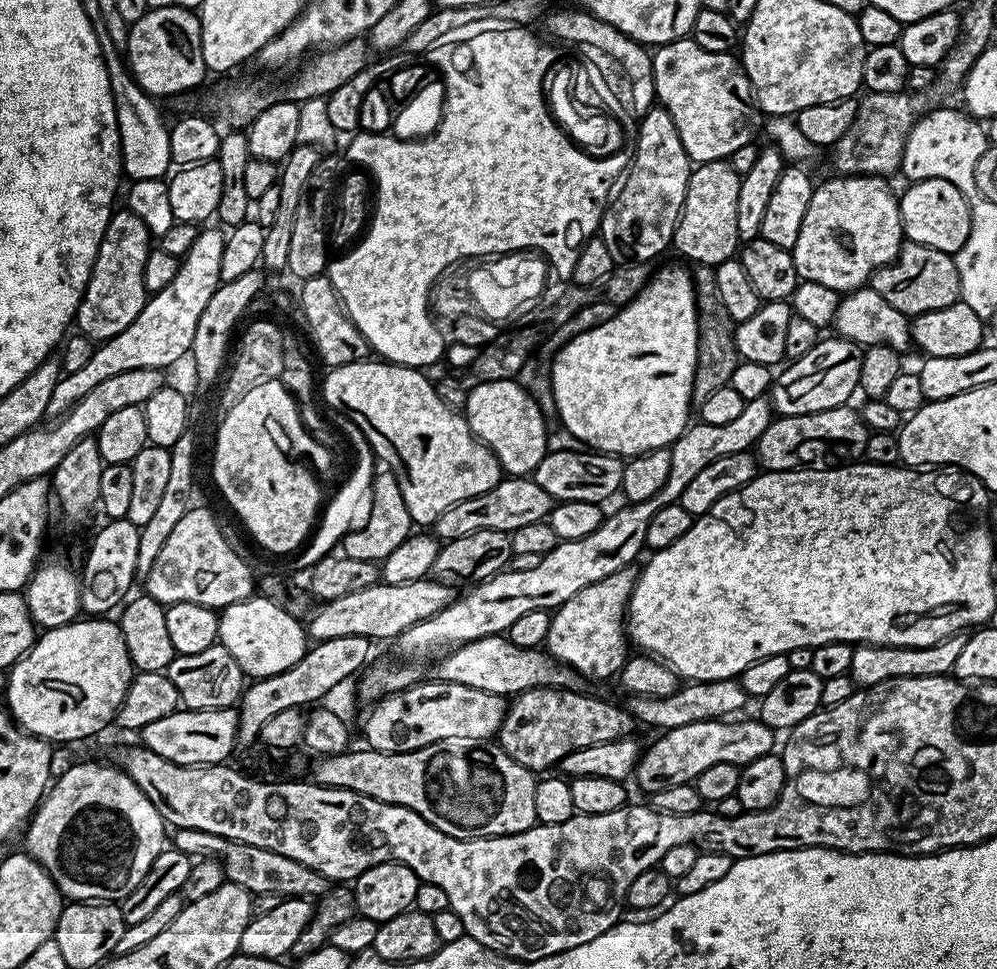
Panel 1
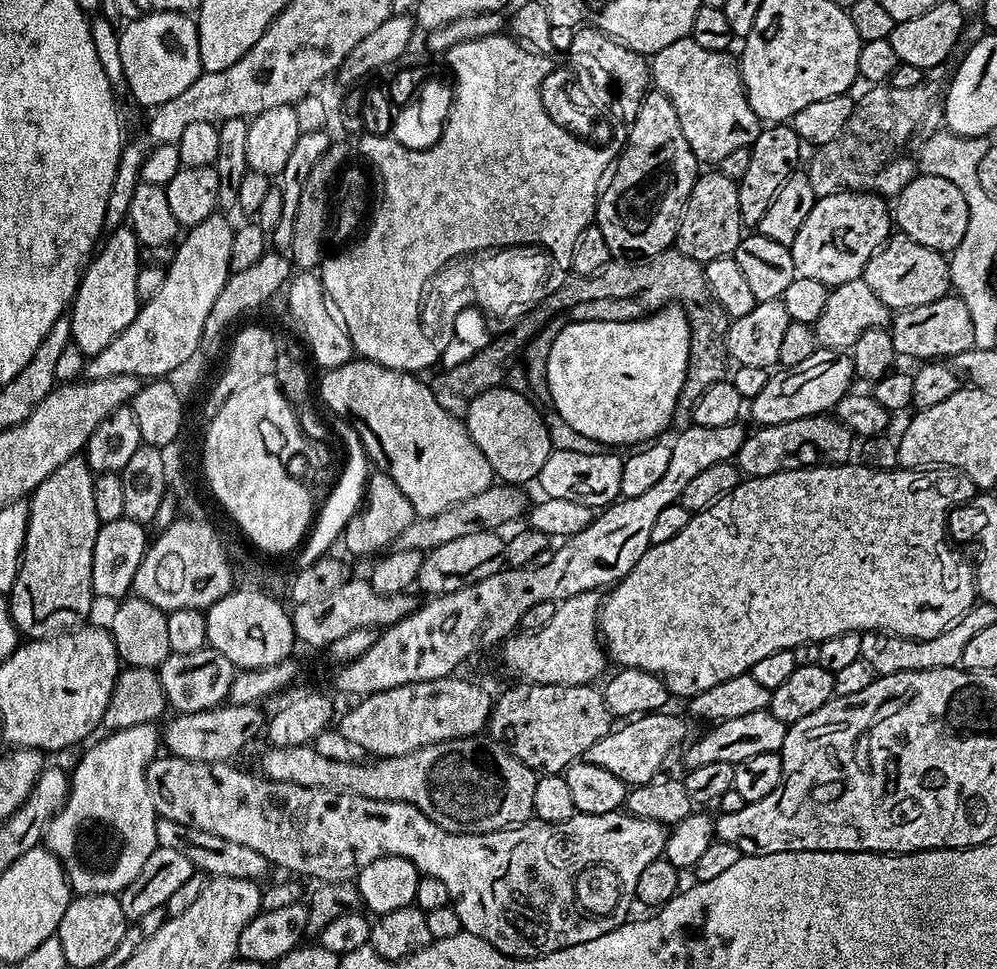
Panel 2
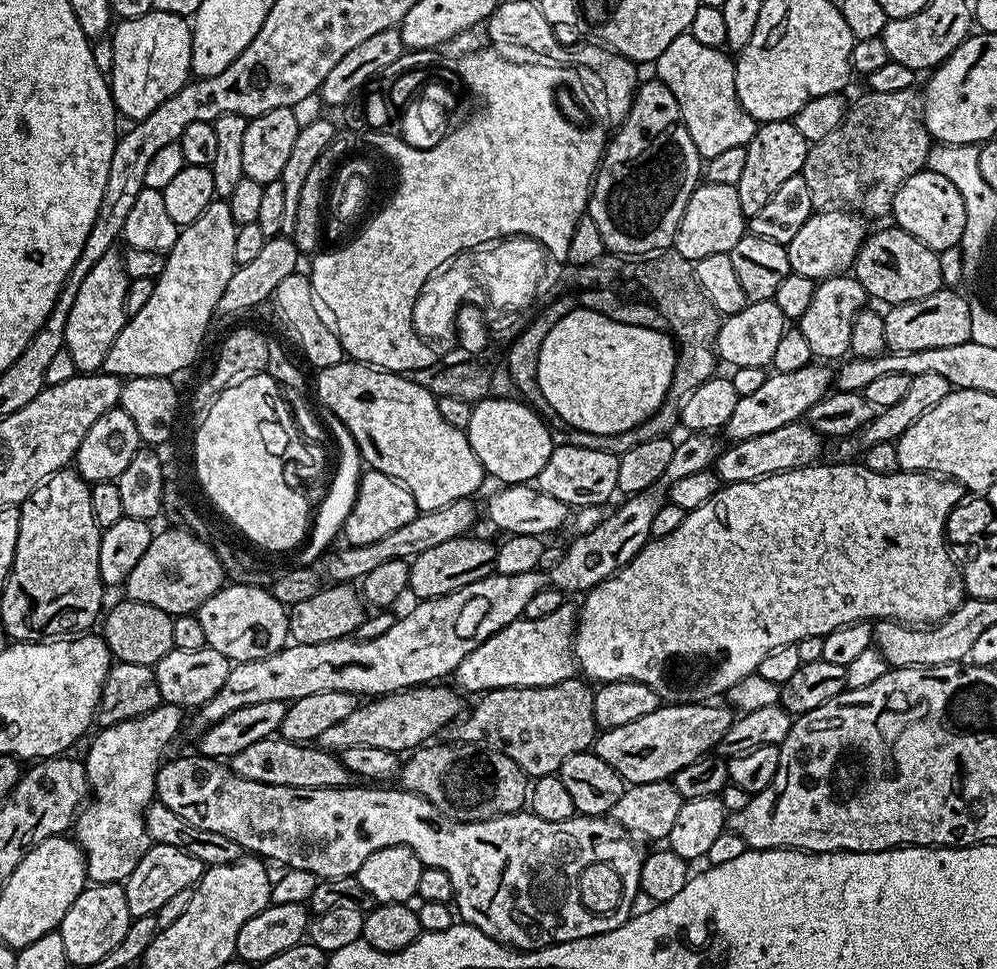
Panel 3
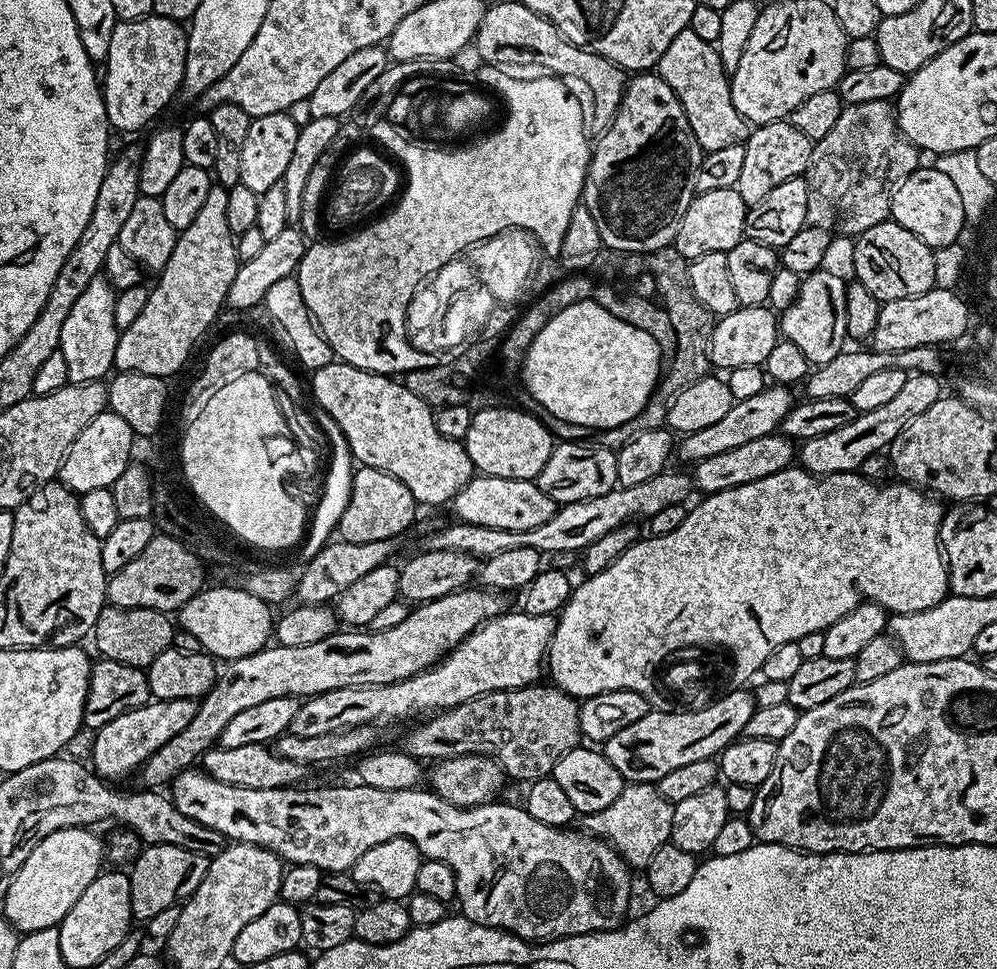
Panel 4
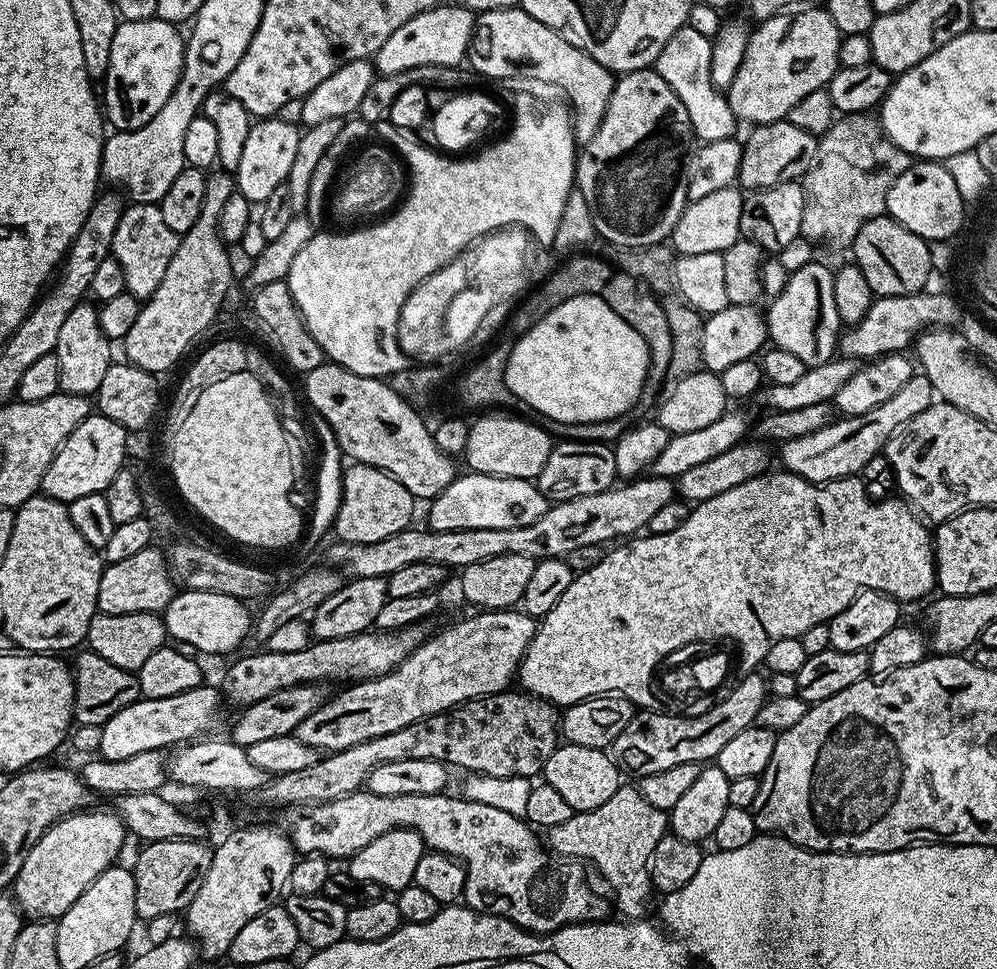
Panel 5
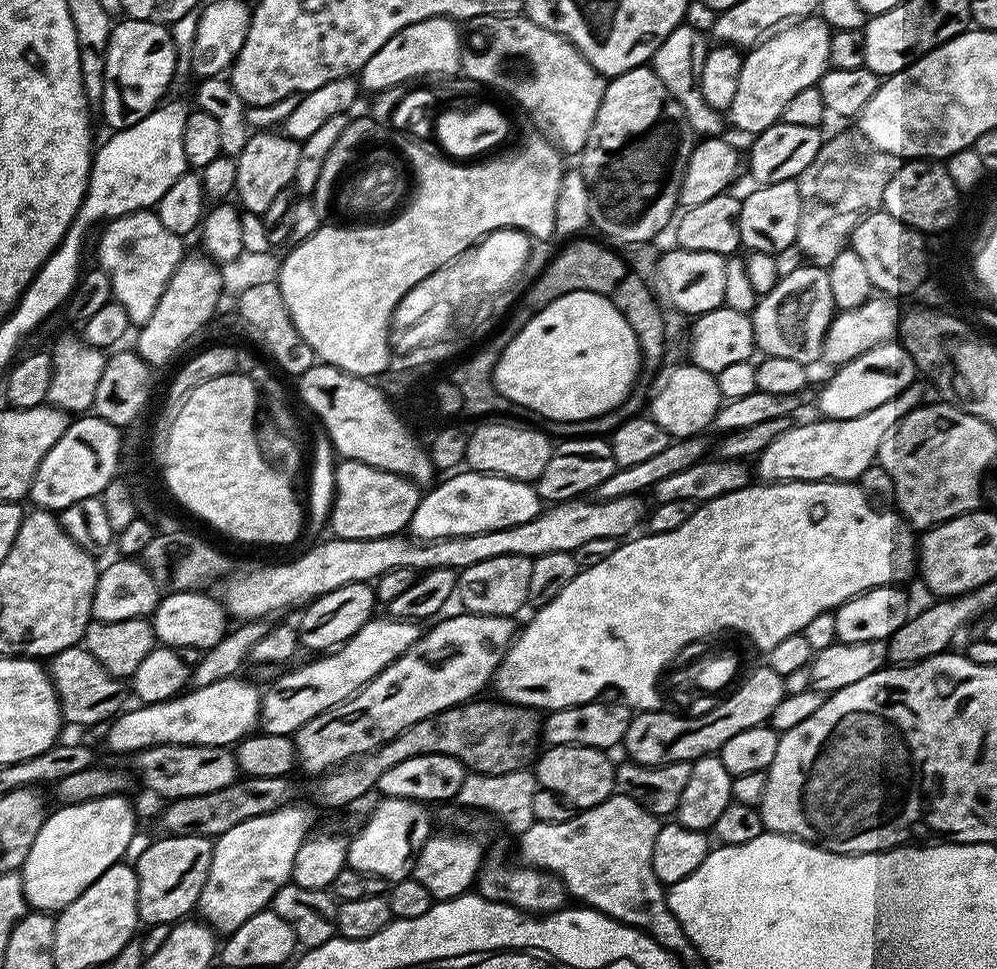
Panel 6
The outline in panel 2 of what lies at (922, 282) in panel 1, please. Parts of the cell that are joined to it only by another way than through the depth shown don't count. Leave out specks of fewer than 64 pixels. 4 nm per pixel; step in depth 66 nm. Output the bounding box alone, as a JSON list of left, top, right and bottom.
[862,234,952,310]

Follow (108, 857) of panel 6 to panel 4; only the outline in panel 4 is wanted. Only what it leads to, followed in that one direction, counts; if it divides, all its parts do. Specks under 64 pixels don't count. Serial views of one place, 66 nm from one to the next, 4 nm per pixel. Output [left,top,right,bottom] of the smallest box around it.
[2,827,106,934]

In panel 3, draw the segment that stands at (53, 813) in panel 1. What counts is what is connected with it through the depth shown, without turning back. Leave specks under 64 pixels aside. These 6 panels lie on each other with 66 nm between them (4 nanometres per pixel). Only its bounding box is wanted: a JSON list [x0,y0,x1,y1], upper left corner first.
[75,703,181,884]

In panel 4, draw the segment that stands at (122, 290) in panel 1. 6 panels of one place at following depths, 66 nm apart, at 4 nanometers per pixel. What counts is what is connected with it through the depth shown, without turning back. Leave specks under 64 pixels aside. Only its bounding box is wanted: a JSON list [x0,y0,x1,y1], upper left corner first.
[58,275,121,384]

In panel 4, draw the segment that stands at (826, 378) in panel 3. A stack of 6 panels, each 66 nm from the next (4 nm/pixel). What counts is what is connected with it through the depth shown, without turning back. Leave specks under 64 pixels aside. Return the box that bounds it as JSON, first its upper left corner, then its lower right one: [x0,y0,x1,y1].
[678,386,794,466]

